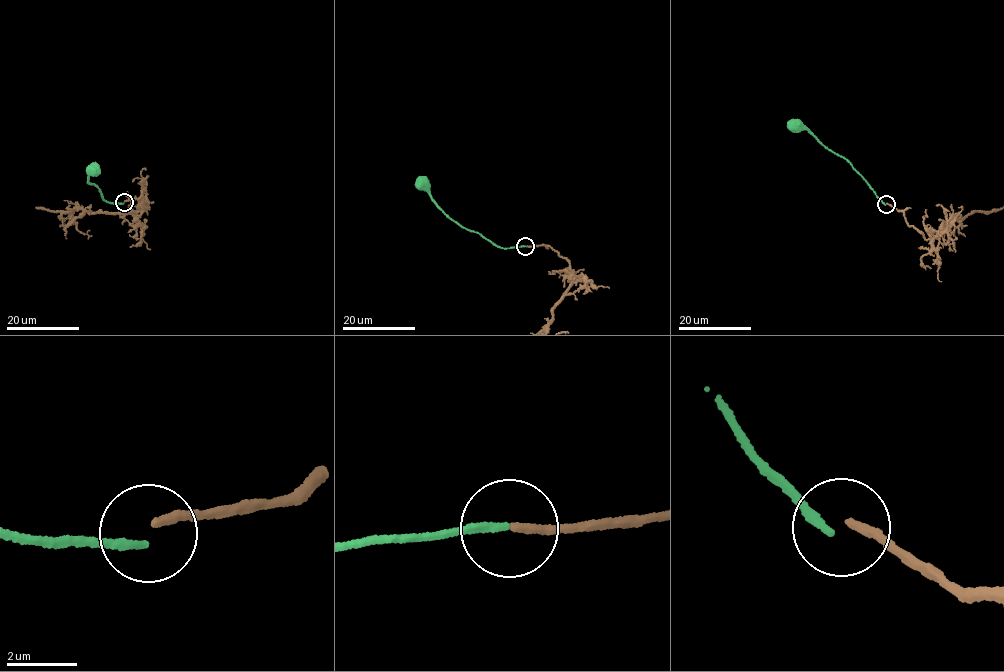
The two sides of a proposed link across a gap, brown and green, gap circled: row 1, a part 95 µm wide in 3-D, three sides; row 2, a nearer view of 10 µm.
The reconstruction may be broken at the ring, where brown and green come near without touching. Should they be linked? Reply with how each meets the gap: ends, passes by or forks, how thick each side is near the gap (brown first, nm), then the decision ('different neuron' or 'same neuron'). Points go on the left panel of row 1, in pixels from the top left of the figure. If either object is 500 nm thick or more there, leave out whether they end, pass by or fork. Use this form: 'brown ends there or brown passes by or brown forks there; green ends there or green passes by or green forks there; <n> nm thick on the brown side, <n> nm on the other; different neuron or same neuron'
brown ends there; green ends there; 240 nm thick on the brown side, 200 nm on the other; same neuron

